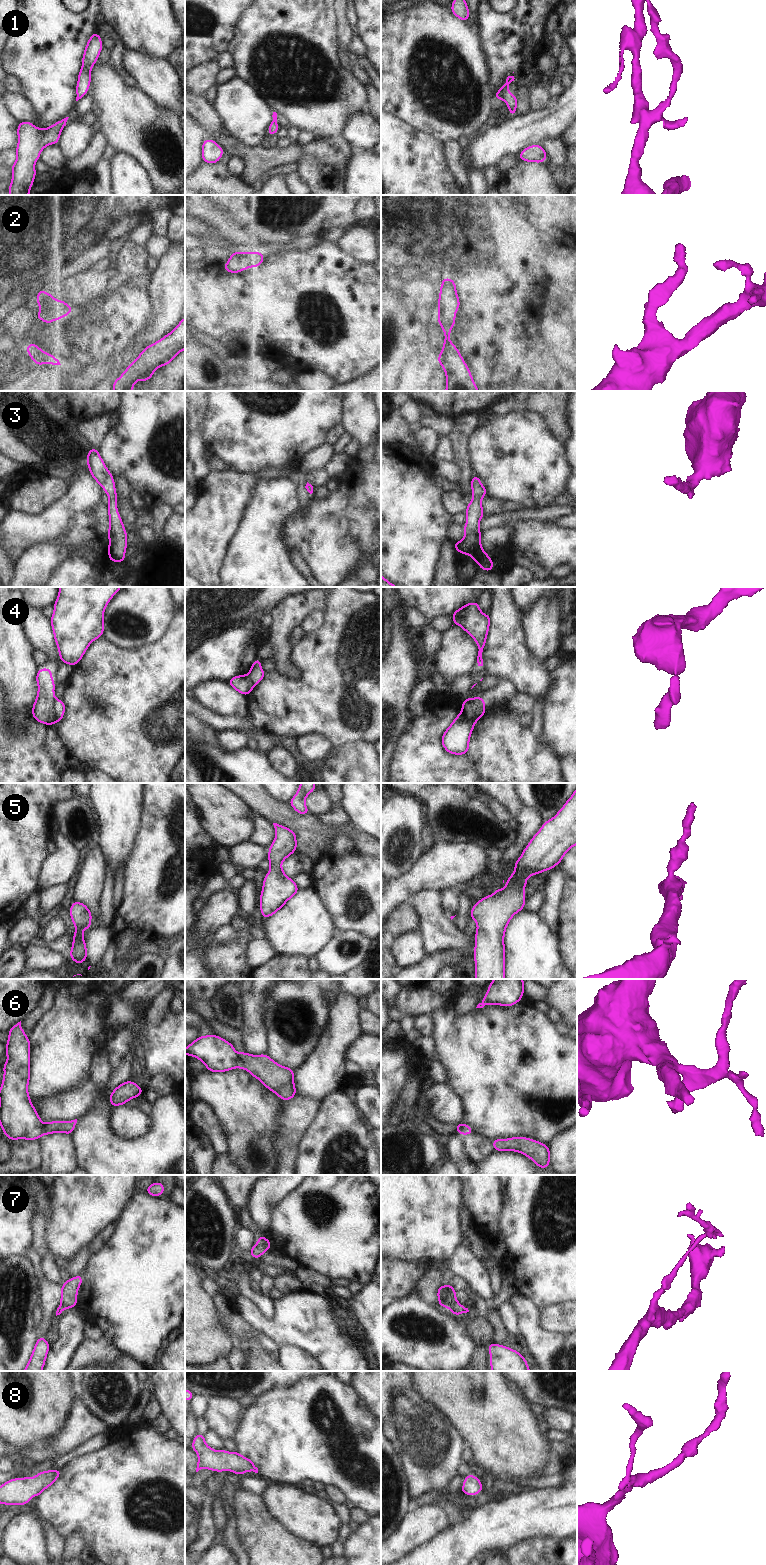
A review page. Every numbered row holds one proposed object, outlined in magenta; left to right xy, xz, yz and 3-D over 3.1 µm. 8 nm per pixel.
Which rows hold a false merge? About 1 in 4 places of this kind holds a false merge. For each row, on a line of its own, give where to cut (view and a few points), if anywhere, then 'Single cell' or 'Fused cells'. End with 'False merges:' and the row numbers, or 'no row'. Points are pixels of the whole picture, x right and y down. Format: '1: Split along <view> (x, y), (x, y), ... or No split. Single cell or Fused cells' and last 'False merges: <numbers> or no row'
1: No split. Single cell
2: No split. Single cell
3: No split. Single cell
4: Split along xy (56, 700), (54, 703), (54, 722). Fused cells
5: No split. Single cell
6: Split along xz (238, 1055), (238, 1064), (236, 1066). Fused cells
7: No split. Single cell
8: No split. Single cell
False merges: 4, 6.

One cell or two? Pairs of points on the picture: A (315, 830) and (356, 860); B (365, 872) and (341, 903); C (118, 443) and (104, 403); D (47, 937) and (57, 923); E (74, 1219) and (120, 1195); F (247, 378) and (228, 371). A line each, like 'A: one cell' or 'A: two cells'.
A: two cells
B: one cell
C: two cells
D: one cell
E: one cell
F: two cells

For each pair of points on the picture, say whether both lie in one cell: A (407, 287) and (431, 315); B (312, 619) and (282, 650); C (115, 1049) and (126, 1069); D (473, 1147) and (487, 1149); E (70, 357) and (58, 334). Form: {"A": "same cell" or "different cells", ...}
{"A": "same cell", "B": "different cells", "C": "same cell", "D": "same cell", "E": "same cell"}

